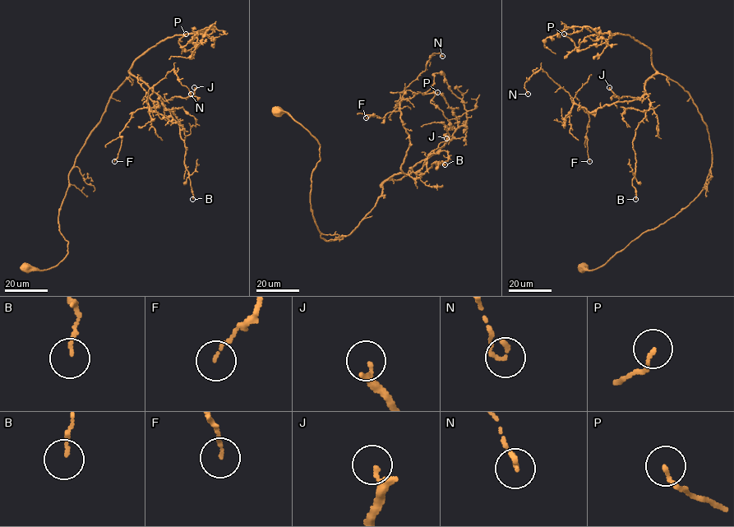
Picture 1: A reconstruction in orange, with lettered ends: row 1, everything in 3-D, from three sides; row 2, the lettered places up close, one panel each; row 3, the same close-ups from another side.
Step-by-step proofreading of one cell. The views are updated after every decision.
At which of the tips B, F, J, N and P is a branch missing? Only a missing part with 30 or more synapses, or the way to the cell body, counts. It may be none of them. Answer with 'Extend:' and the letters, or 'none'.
Extend: none

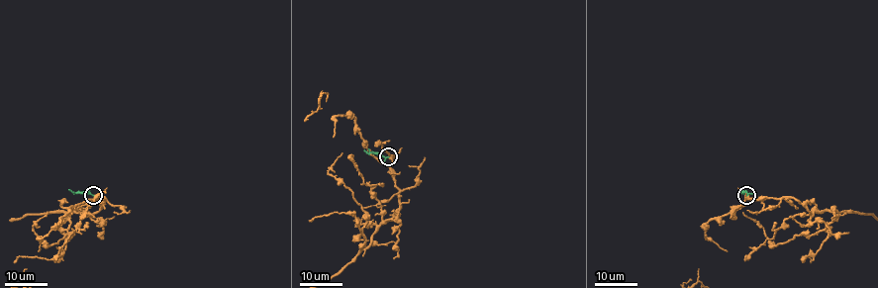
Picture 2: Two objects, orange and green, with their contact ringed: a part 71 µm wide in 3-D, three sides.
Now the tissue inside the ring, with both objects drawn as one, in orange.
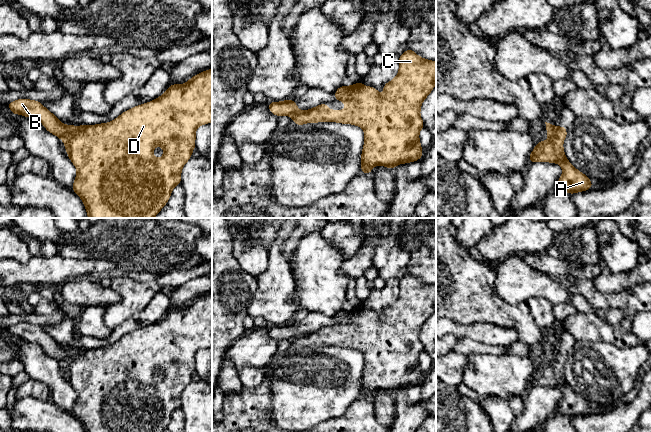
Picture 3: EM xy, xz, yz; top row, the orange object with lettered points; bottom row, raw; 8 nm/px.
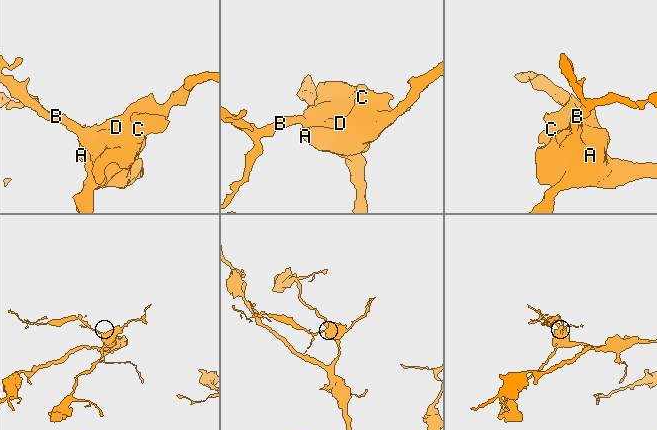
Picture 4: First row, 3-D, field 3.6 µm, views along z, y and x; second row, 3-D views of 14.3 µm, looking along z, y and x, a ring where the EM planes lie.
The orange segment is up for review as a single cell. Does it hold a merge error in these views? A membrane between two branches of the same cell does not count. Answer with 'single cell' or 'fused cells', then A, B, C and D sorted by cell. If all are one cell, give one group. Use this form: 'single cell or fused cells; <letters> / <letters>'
fused cells; A C D / B

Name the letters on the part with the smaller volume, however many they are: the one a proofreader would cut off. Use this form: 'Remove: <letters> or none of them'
Remove: B

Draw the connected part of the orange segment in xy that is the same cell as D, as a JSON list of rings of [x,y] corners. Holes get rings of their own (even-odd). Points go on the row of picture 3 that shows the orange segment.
[[[208,69],[184,84],[171,84],[157,99],[126,110],[109,123],[73,126],[64,146],[77,168],[72,189],[83,201],[88,218],[154,218],[167,204],[172,189],[181,184],[182,168],[196,148],[197,128],[211,122],[212,69]],[[155,146],[164,149],[160,159],[153,155]]]

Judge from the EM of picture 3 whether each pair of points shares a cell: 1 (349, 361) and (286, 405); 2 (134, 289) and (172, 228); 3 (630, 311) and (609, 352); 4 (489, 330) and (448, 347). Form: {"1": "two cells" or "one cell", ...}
{"1": "one cell", "2": "two cells", "3": "two cells", "4": "two cells"}

